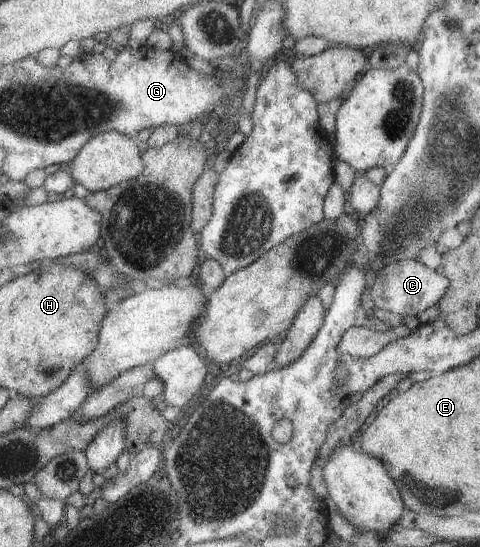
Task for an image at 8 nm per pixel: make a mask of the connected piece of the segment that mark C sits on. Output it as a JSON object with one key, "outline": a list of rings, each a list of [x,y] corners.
{"outline":[[[399,260],[388,264],[377,271],[371,285],[371,302],[374,307],[381,308],[397,316],[415,316],[426,308],[433,306],[447,290],[448,280],[436,270],[429,270],[418,260]]]}

